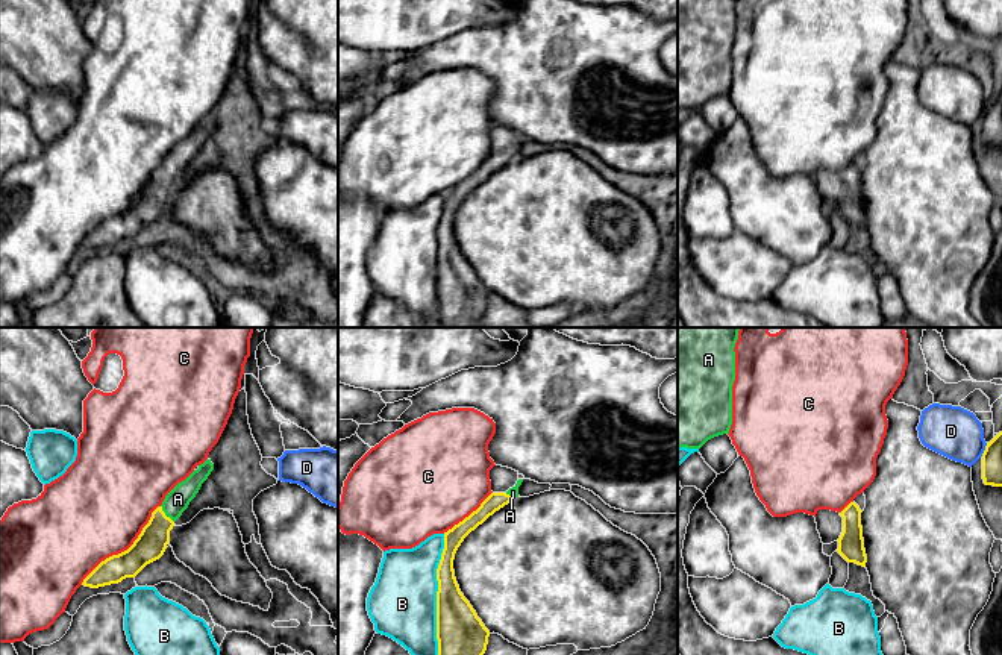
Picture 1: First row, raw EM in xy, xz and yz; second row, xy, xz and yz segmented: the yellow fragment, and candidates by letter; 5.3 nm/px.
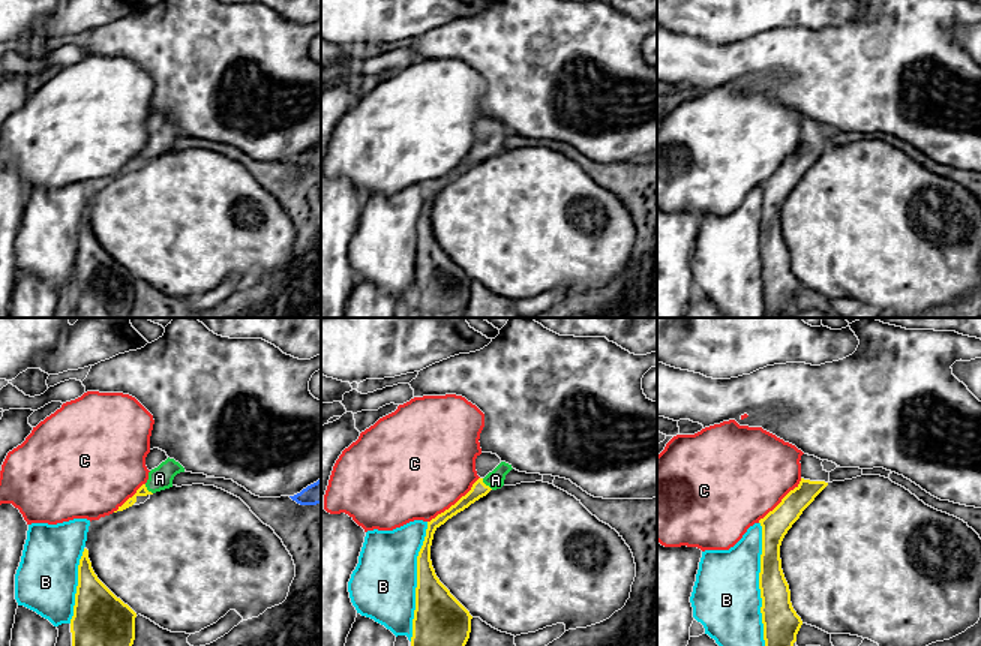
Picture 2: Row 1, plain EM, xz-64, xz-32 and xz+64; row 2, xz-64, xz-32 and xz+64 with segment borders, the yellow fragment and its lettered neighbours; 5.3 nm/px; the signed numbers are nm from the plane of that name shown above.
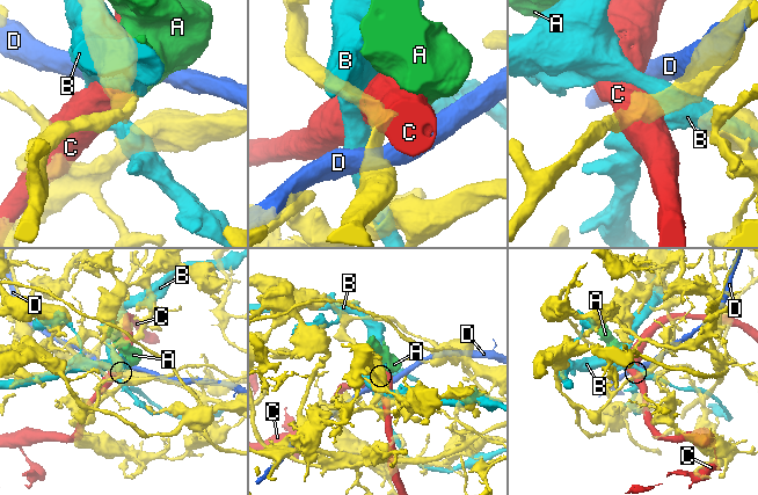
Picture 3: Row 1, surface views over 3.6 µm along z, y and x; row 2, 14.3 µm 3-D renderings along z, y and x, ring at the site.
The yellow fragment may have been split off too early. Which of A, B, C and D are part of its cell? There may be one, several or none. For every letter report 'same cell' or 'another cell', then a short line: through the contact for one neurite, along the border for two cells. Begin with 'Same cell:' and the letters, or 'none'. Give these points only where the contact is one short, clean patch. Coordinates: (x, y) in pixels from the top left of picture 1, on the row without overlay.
Same cell: A
A: same cell; line xy (150, 205), (164, 175), (178, 159)
B: another cell
C: another cell
D: another cell

